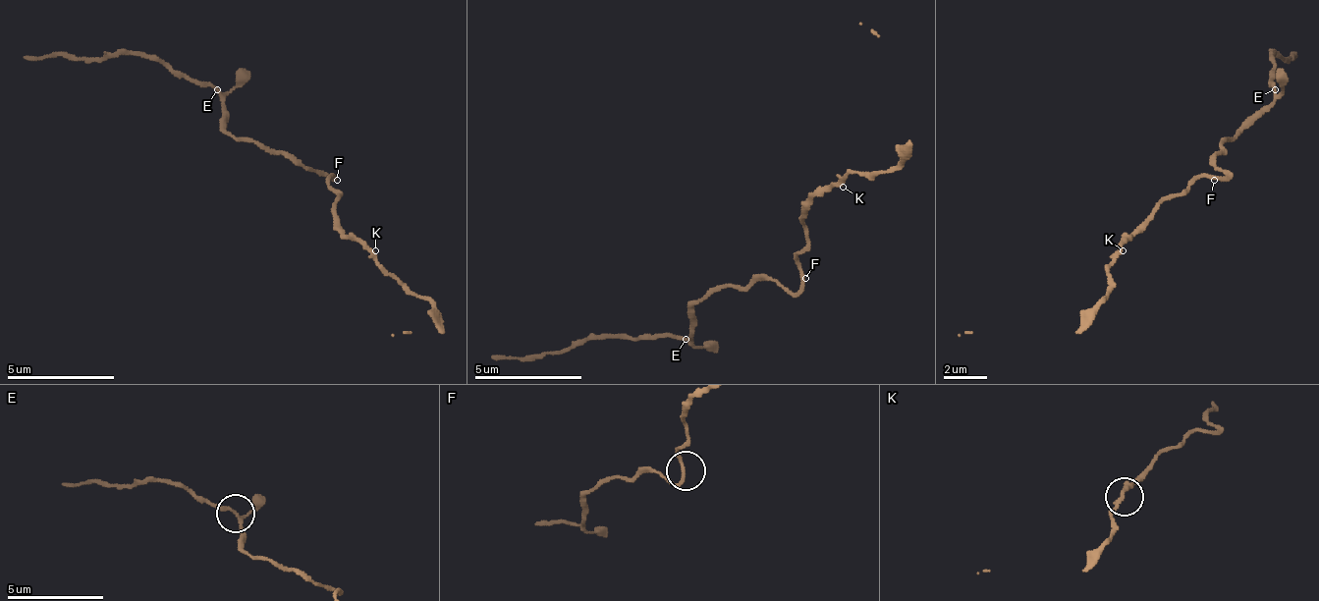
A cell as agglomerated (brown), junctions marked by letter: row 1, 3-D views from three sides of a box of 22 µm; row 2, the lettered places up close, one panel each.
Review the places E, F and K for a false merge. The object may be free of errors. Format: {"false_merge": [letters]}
{"false_merge": ["E"]}

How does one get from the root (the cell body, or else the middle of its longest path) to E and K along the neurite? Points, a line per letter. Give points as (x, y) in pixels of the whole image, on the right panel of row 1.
E: (1214, 175), (1219, 180), (1230, 175), (1225, 175), (1214, 164), (1219, 147), (1230, 142), (1273, 99), (1273, 88)
K: (1214, 175), (1197, 175), (1176, 196), (1171, 196), (1123, 245), (1123, 250)

